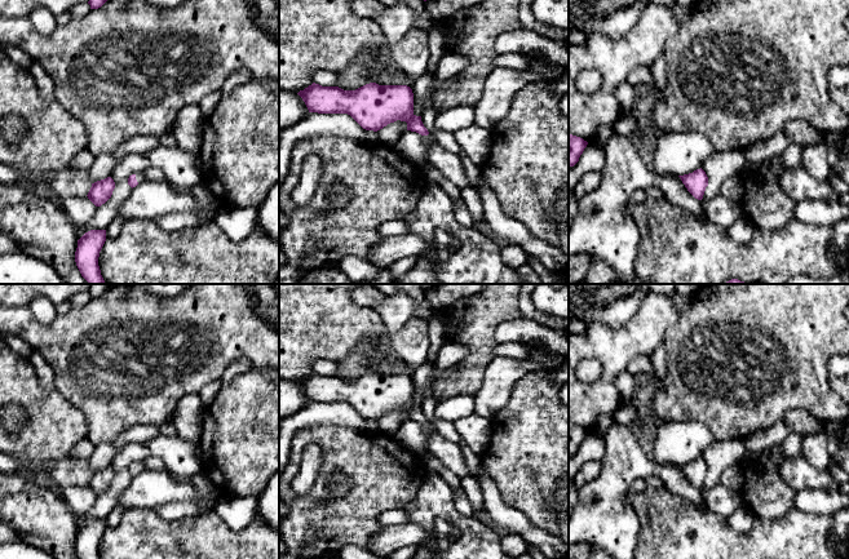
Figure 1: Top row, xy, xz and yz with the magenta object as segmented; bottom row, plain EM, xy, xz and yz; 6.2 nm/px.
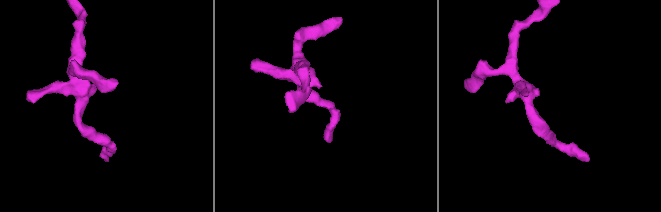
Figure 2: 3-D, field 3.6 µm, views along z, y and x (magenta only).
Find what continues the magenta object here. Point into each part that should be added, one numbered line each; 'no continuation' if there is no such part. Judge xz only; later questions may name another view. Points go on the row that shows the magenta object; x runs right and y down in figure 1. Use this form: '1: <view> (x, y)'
1: xz (450, 164)

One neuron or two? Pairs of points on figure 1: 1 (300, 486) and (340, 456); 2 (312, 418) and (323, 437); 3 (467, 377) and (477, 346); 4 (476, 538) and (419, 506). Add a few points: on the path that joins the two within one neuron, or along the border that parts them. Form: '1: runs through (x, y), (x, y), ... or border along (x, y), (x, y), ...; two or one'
1: border along (314, 443), (323, 464), (301, 496); two
2: border along (348, 426), (304, 426), (292, 439); two
3: runs through (471, 369), (477, 359), (477, 354); one
4: runs through (461, 524), (442, 506), (433, 506); one

